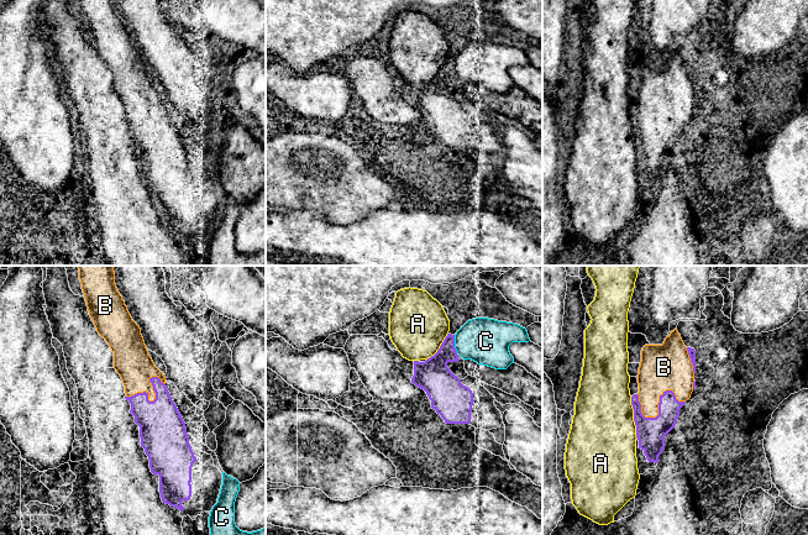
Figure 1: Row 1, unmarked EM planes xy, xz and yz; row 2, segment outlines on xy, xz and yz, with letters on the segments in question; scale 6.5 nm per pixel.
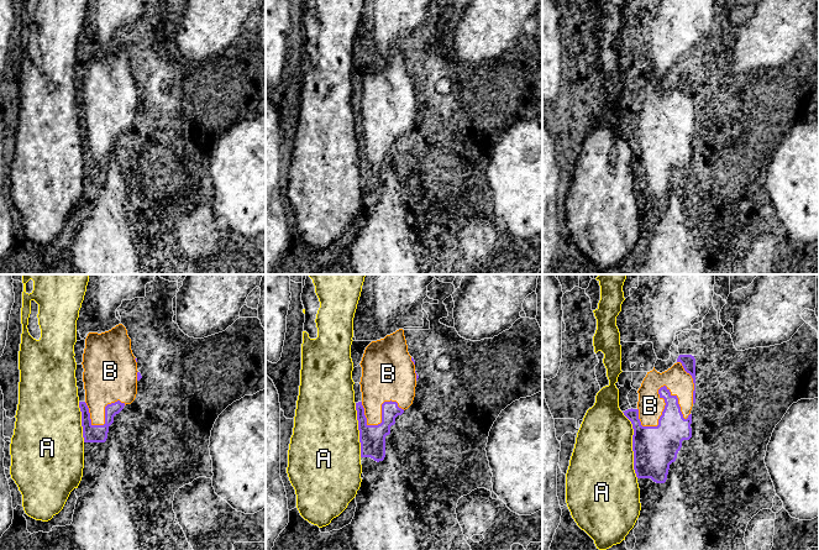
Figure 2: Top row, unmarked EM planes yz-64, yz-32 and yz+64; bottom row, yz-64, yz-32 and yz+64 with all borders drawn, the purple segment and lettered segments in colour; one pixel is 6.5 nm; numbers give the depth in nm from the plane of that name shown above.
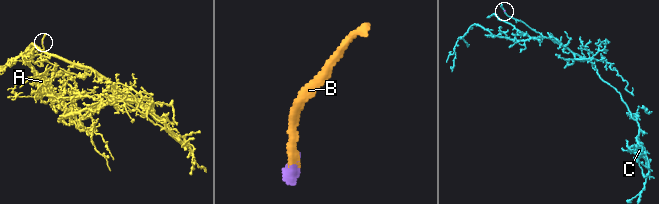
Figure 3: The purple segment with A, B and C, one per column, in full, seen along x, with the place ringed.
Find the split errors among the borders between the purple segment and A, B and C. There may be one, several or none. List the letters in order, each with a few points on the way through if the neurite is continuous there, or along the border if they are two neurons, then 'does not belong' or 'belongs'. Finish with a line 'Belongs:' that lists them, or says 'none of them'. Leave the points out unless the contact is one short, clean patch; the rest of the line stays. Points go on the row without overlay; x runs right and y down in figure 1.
A: does not belong
B: belongs
C: does not belong
Belongs: B

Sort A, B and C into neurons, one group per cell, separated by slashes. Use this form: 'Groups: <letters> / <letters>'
Groups: A / B / C

